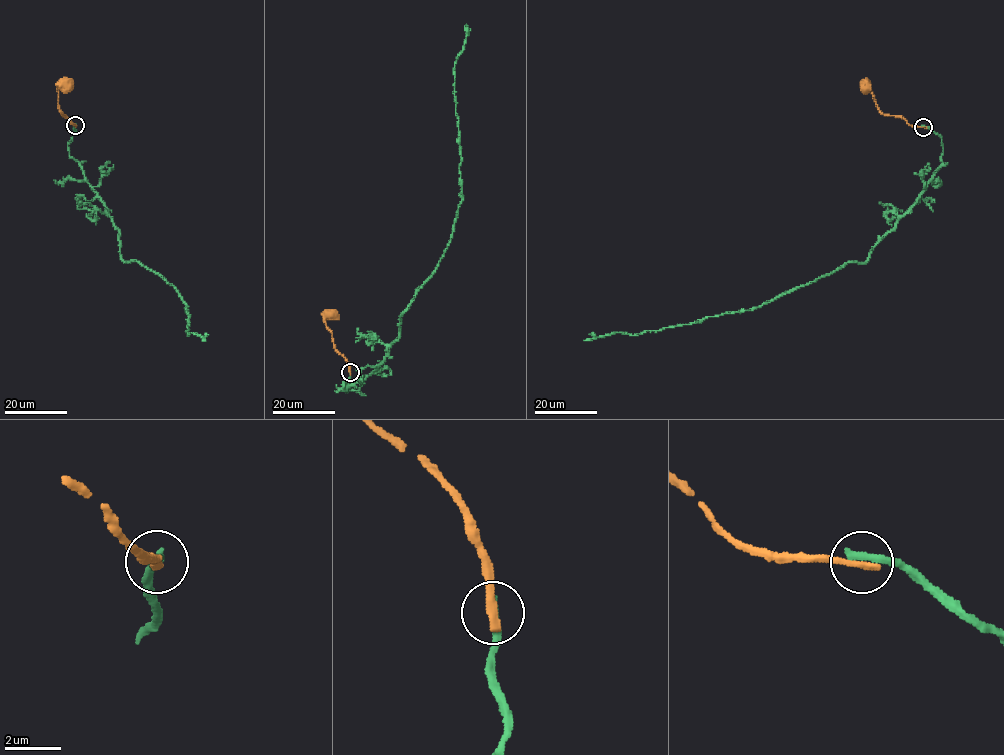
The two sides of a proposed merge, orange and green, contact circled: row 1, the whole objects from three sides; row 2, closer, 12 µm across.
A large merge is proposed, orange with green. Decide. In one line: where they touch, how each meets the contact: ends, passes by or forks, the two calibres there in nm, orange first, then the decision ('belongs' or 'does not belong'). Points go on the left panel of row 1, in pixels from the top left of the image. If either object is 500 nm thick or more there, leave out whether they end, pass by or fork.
place (75, 125); orange ends; green ends; calibres 340 and 320 nm; does not belong

